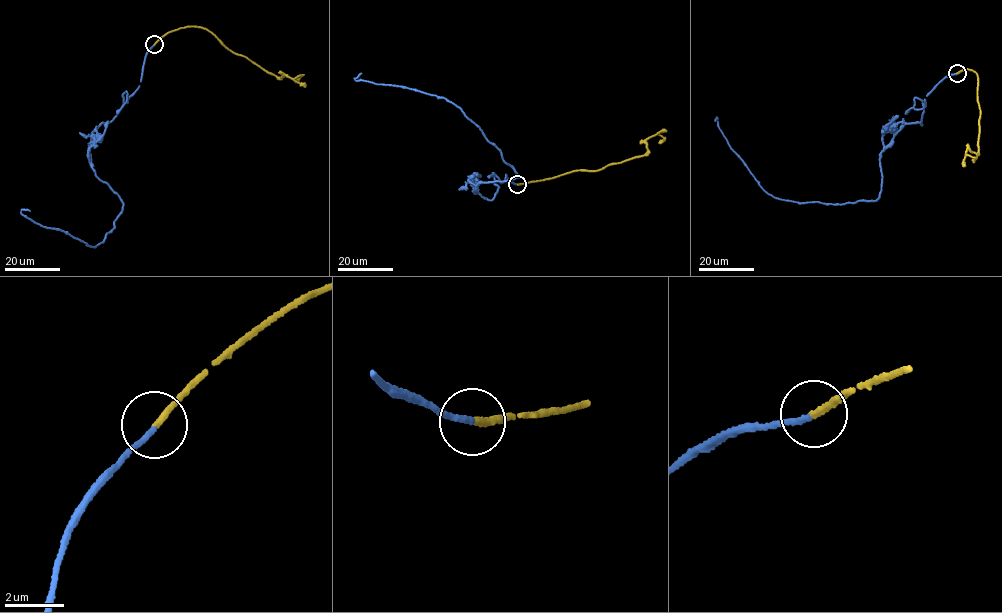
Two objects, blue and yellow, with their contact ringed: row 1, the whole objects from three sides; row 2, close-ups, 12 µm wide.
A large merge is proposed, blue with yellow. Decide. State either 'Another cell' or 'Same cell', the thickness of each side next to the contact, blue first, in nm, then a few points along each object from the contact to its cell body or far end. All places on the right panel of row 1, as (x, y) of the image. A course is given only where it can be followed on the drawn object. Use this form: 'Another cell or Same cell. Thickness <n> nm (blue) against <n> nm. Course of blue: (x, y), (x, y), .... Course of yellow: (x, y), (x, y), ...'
Same cell. Thickness 180 nm (blue) against 220 nm. Course of blue: (957, 73), (923, 107), (914, 98), (922, 124), (906, 123), (881, 153), (874, 201), (774, 197), (715, 121). Course of yellow: (957, 73), (967, 69), (978, 77), (981, 112), (978, 151), (967, 150), (966, 155), (975, 157), (973, 162)

